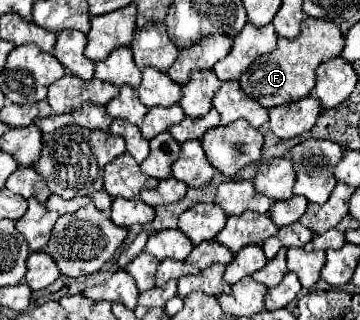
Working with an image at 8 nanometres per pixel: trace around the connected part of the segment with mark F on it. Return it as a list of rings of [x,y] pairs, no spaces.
[[[308,17],[302,21],[302,31],[298,37],[294,37],[294,39],[278,37],[278,47],[272,53],[258,57],[246,69],[246,73],[240,77],[242,91],[248,97],[256,99],[266,109],[308,97],[314,89],[316,67],[326,59],[338,57],[342,47],[344,47],[344,35],[336,23]]]

